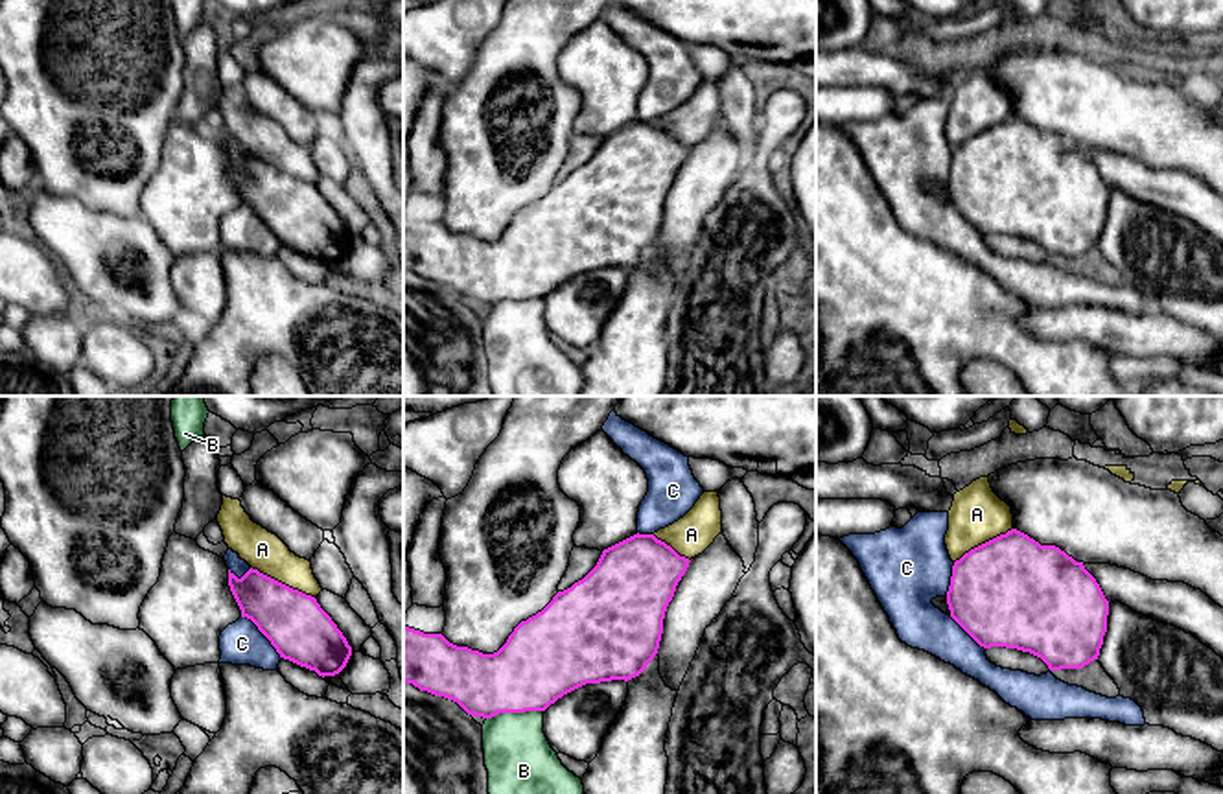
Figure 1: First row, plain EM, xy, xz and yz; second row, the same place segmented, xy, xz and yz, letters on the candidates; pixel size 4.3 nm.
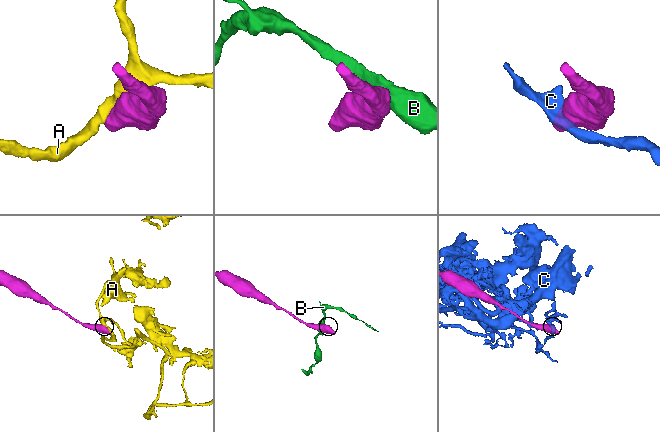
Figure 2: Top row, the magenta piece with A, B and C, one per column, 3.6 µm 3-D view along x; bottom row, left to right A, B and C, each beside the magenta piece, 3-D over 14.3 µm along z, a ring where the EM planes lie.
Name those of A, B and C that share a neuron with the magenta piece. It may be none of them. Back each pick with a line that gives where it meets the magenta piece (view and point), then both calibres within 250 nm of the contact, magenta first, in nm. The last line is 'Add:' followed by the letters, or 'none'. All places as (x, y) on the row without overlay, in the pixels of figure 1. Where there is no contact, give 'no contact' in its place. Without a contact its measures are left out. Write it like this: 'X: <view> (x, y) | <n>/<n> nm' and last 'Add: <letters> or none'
A: xy (280, 170) | 280/170 nm
Add: A

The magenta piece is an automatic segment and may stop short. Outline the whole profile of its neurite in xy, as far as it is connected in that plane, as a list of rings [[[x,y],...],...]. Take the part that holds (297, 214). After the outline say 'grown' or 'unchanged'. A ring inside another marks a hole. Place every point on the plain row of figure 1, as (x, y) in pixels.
[[[223,83],[215,107],[228,136],[250,153],[241,166],[228,157],[241,204],[258,214],[280,245],[322,265],[339,262],[352,234],[315,186],[322,175],[311,149],[254,111],[239,87]]]; grown

